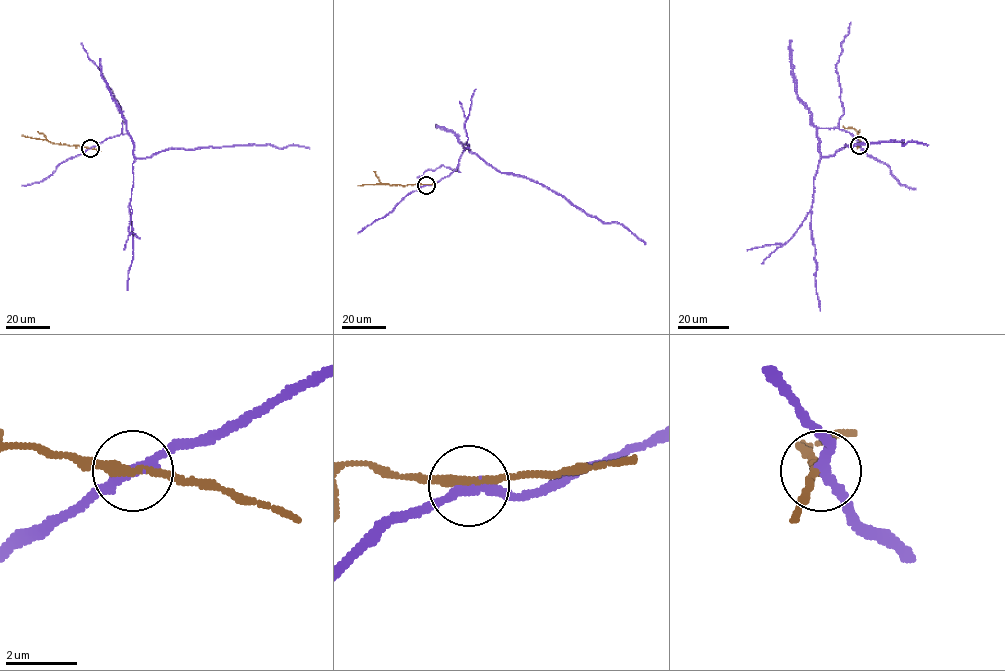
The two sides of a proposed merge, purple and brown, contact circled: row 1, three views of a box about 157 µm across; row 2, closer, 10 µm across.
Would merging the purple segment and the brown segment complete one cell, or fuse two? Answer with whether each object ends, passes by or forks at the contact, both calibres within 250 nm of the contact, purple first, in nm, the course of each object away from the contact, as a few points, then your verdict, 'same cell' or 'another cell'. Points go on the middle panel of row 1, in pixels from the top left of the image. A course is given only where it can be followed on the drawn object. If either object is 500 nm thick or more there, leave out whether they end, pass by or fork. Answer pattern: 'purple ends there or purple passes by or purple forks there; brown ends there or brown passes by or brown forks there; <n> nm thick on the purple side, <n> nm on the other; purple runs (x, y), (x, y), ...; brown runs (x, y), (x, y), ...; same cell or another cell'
purple passes by; brown passes by; 280 nm thick on the purple side, 240 nm on the other; purple runs (426, 184), (448, 176), (467, 149), (501, 172), (542, 183), (587, 213), (606, 223), (623, 224), (645, 245); brown runs (426, 184), (358, 186); another cell

